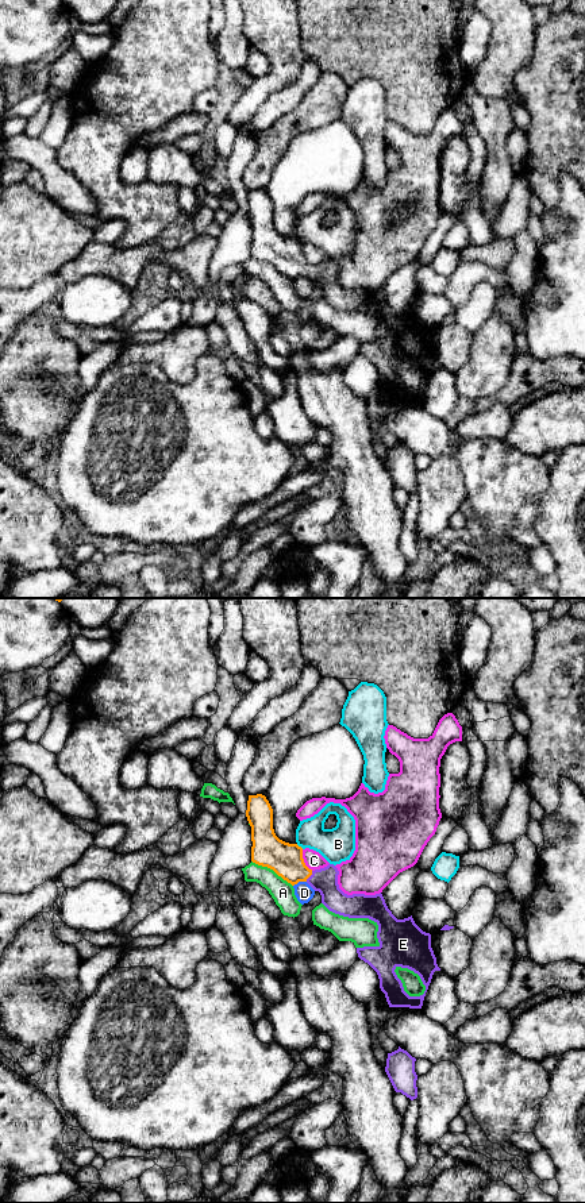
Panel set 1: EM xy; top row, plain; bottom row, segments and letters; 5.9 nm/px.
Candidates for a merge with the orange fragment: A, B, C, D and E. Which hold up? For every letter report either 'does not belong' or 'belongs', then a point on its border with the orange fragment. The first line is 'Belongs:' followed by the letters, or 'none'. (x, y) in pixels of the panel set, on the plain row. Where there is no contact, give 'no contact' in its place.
Belongs: E
A: does not belong | xy (272, 263)
B: does not belong | xy (300, 242)
C: does not belong | xy (303, 255)
D: does not belong | xy (299, 276)
E: belongs | xy (310, 270)

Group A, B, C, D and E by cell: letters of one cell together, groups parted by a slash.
A / B / C / D / E

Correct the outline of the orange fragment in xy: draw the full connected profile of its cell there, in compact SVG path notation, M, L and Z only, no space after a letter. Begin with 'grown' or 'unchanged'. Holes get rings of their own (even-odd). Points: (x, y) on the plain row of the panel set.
grown | M249 190L247 216L251 221L251 257L273 265L292 281L307 277L322 290L322 298L332 308L349 313L369 313L378 320L378 342L357 343L358 352L378 370L380 383L389 402L422 404L435 366L440 366L431 343L431 329L423 327L412 311L397 315L388 304L382 289L345 289L338 279L339 266L334 259L309 265L303 243L280 235L273 224L273 204L265 190ZM397 362L417 369L426 381L420 392L409 392L397 373Z

